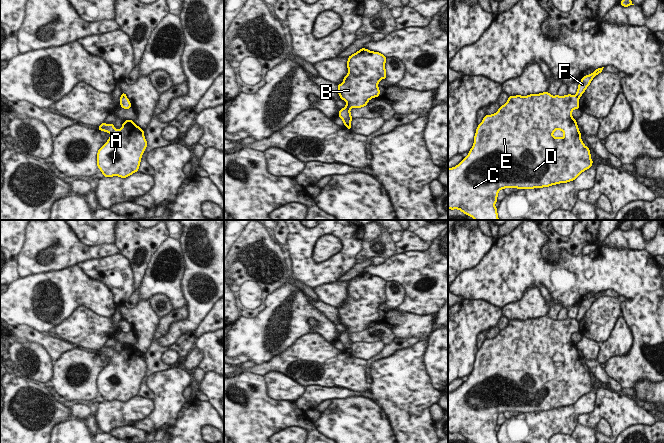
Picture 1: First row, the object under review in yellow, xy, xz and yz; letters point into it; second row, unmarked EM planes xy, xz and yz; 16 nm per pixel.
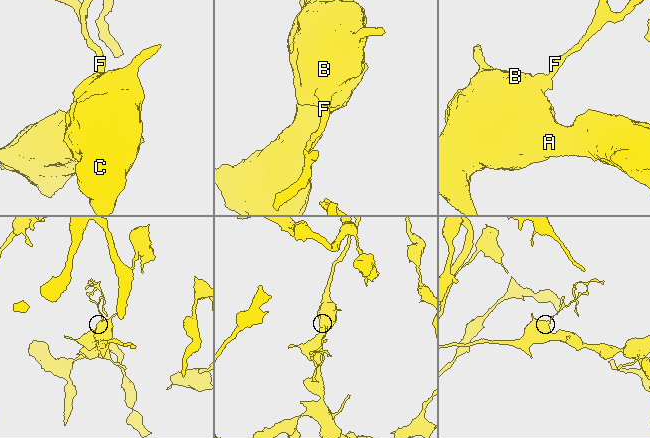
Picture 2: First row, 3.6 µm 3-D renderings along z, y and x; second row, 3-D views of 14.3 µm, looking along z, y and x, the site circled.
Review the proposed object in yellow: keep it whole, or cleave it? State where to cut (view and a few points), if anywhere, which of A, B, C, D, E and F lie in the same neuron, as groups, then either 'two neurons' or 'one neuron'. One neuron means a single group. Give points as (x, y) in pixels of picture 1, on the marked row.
cut in yz along (576, 95), (578, 99); A B C D E / F; two neurons

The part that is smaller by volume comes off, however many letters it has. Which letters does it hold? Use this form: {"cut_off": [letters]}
{"cut_off": ["F"]}

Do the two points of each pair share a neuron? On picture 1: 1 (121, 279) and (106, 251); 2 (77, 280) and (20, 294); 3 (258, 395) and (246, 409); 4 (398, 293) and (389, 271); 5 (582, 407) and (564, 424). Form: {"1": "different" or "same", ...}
{"1": "different", "2": "same", "3": "same", "4": "different", "5": "same"}

